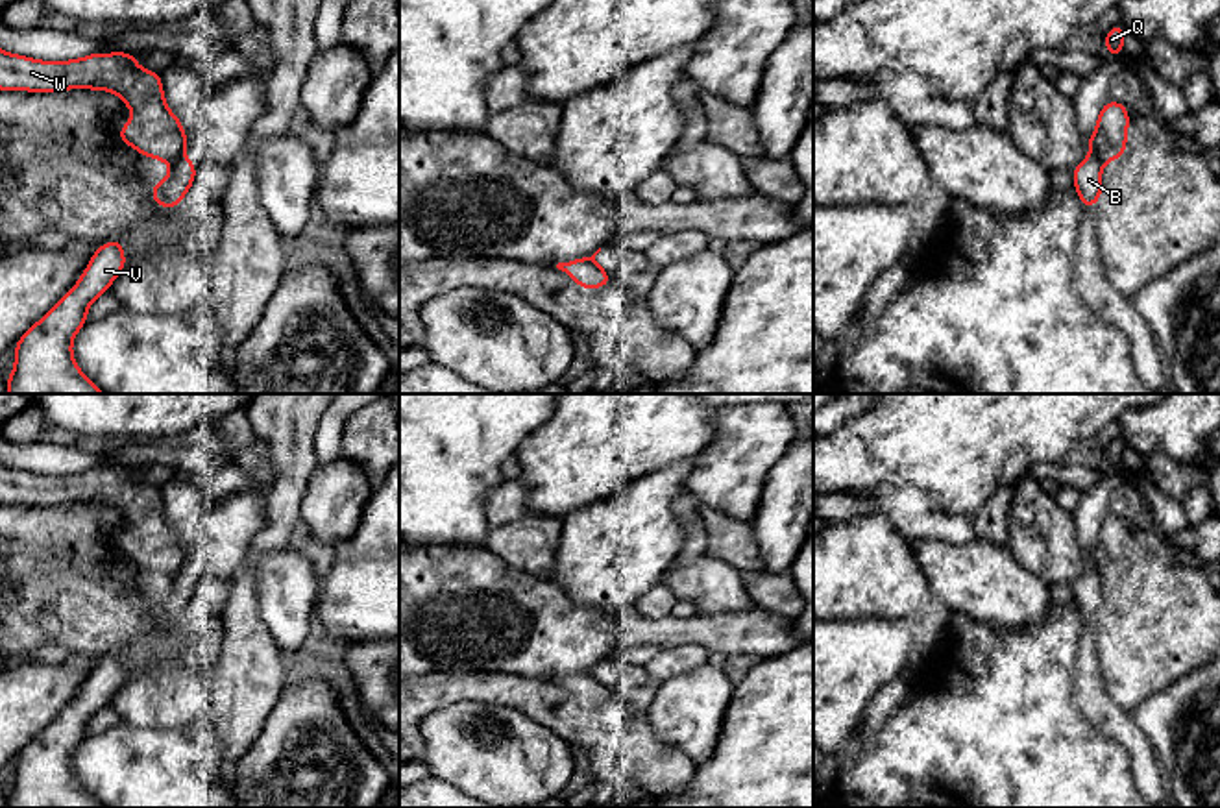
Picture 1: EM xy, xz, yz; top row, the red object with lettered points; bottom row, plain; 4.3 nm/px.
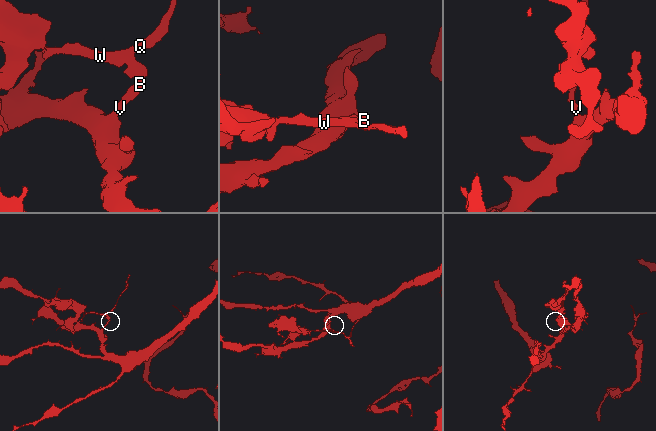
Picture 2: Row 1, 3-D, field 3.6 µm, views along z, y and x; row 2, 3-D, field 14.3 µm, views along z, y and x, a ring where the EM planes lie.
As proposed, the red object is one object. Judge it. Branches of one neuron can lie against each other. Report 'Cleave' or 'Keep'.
Cleave

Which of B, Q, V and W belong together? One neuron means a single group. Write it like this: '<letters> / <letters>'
B V / Q W

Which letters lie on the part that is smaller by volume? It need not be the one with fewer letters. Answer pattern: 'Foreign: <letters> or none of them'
Foreign: Q, W

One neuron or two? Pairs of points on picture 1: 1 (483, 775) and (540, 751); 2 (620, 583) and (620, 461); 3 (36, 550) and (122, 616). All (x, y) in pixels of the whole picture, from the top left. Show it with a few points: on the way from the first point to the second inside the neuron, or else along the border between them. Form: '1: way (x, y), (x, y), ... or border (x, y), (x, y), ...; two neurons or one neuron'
1: way (498, 760), (525, 760); one neuron
2: border (658, 468), (629, 479), (610, 496), (581, 509); two neurons
3: way (58, 572), (100, 611); one neuron

